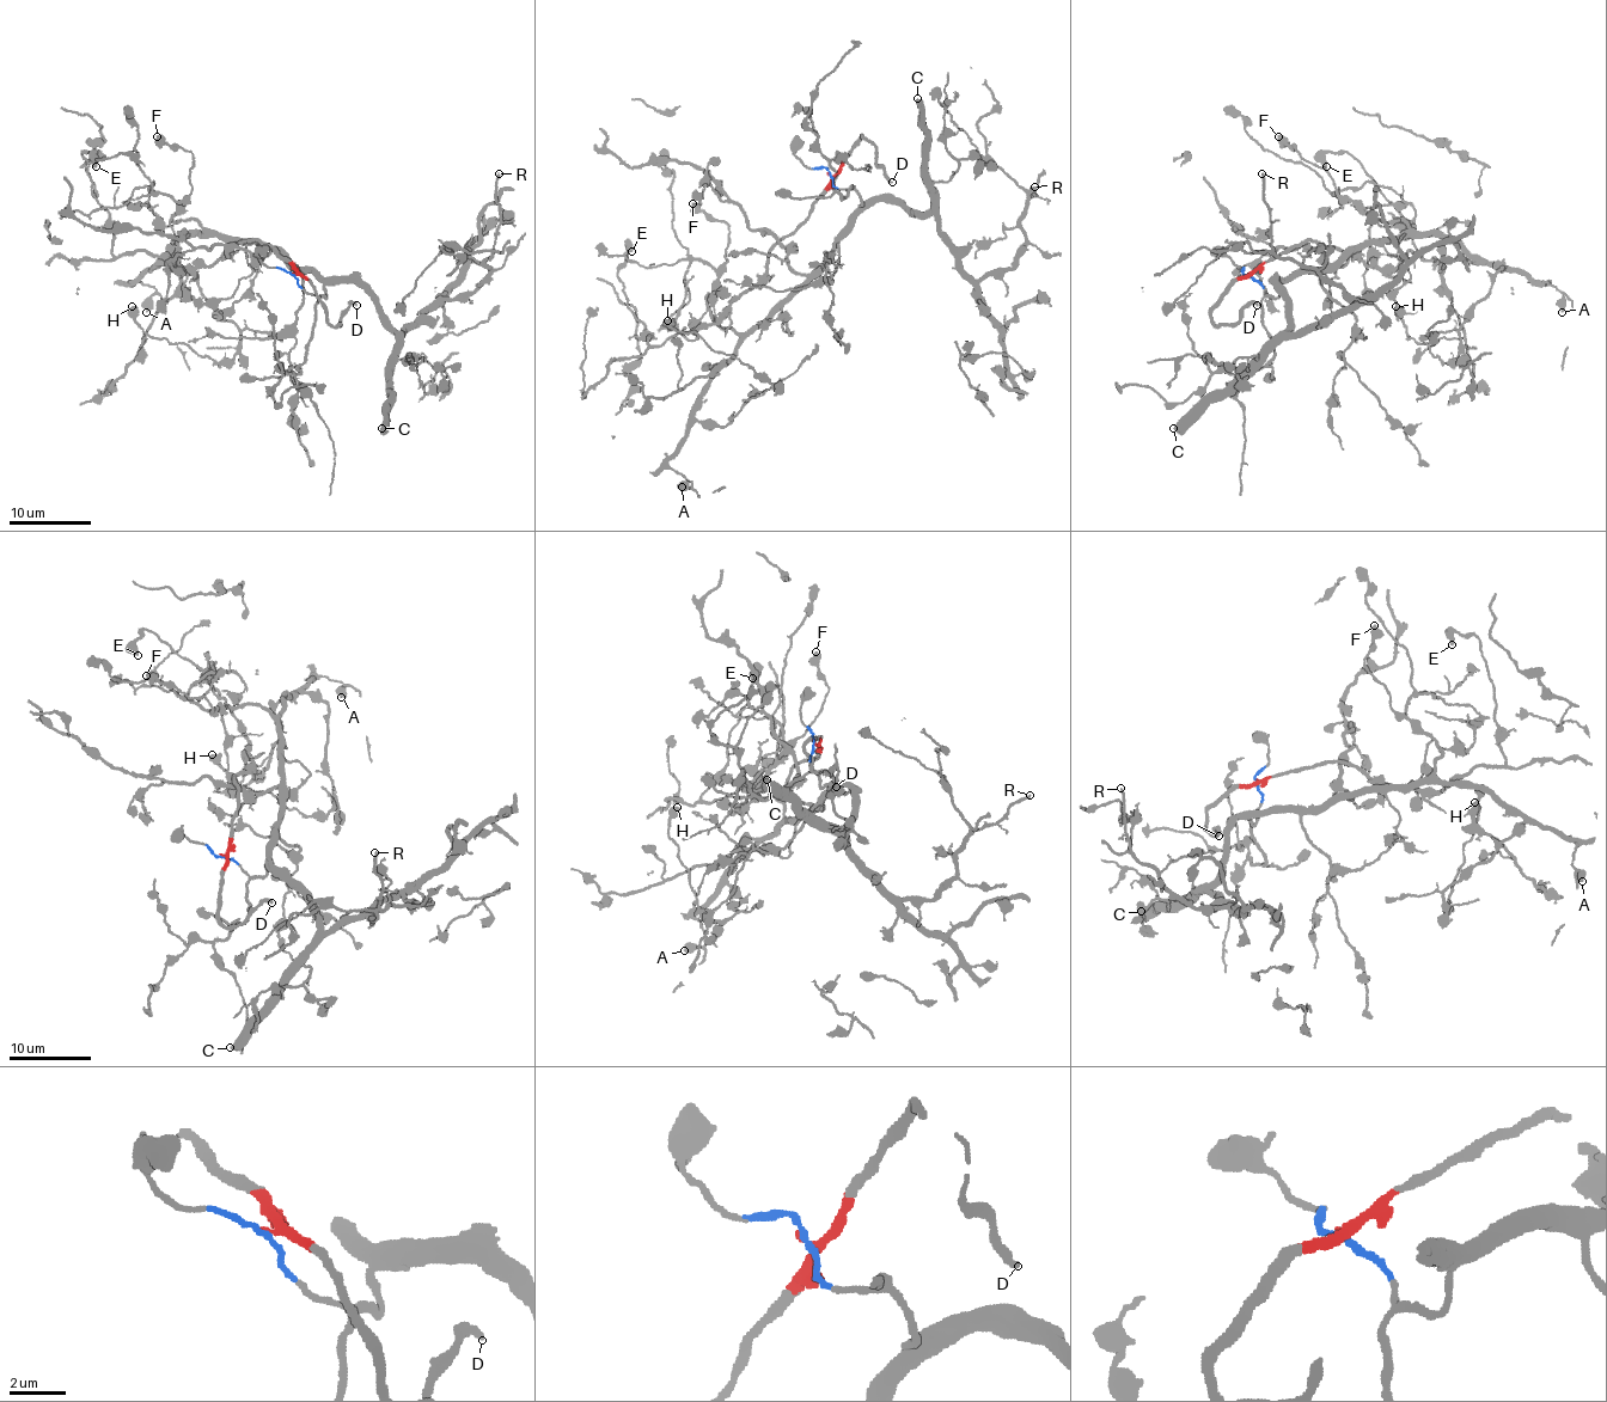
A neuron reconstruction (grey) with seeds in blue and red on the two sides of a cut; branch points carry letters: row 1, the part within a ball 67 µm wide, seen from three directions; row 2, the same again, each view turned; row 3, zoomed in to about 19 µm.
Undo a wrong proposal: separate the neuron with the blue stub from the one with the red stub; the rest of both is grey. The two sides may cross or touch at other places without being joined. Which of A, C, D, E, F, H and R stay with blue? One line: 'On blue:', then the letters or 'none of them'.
On blue: A, C, F, H, R

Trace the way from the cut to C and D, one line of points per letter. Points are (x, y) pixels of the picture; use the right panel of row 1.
C: (1248, 275), (1265, 295), (1275, 298), (1277, 286), (1288, 326), (1224, 390), (1210, 392), (1173, 428)
D: (1248, 275), (1230, 287), (1211, 310), (1211, 320), (1220, 326), (1234, 324), (1246, 306), (1257, 306)

